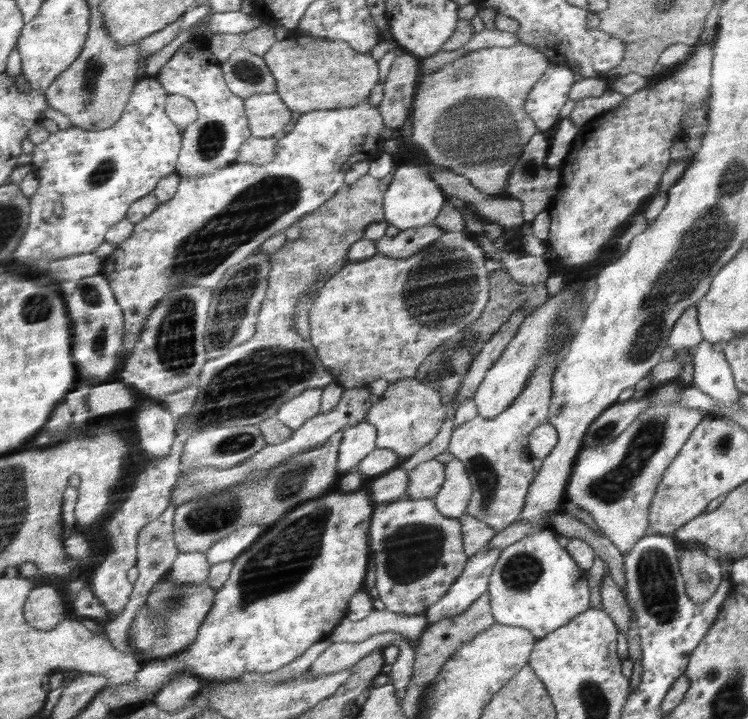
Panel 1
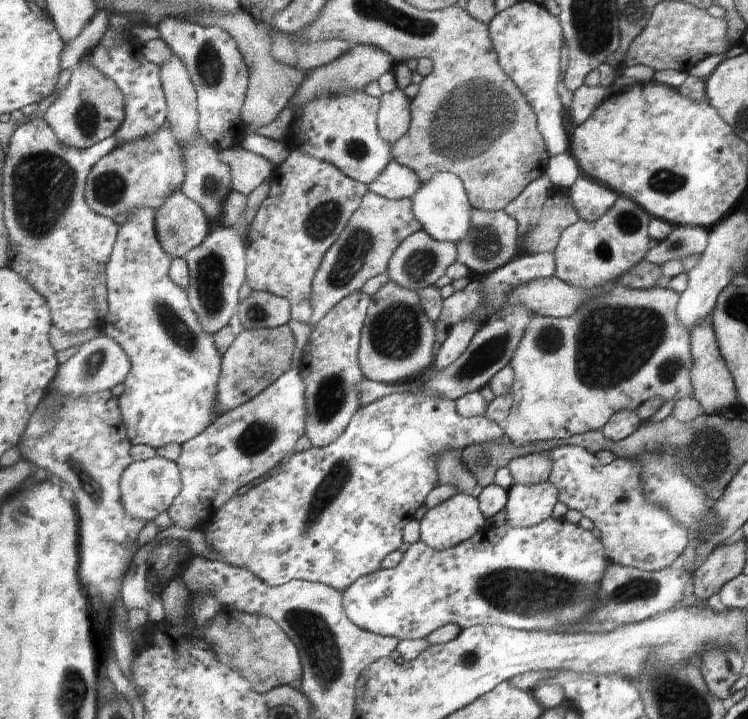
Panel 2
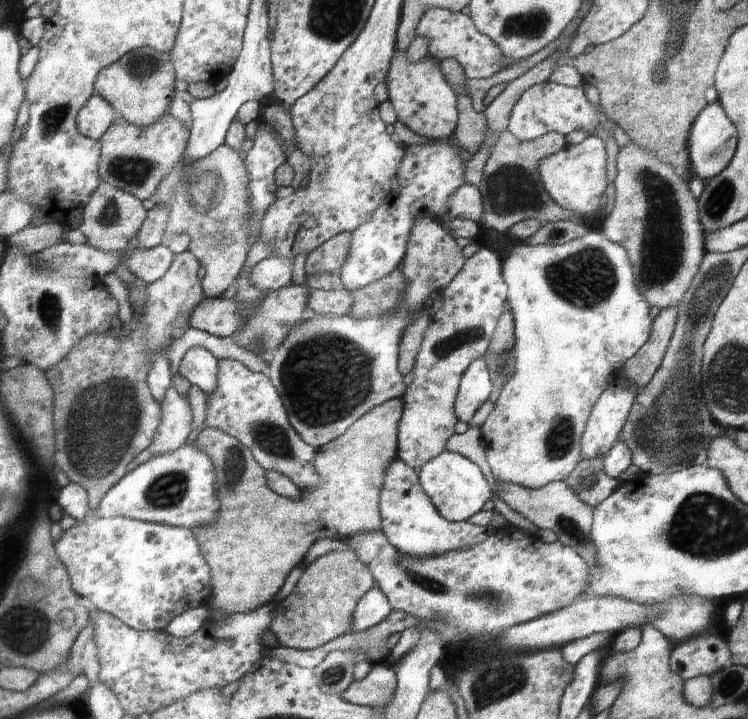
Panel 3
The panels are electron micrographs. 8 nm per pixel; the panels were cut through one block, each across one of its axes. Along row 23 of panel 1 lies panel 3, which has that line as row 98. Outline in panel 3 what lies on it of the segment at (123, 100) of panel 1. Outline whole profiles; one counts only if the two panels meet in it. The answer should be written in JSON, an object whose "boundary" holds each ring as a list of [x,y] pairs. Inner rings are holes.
{"boundary":[[[97,94],[86,104],[78,118],[78,129],[90,139],[101,139],[120,118],[115,107]]]}

